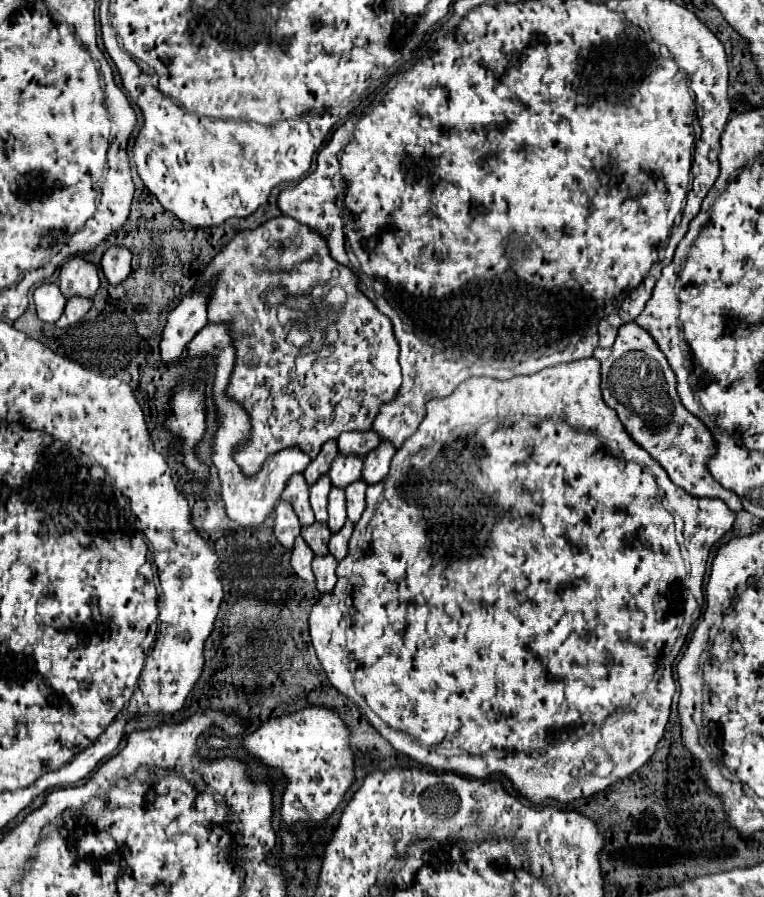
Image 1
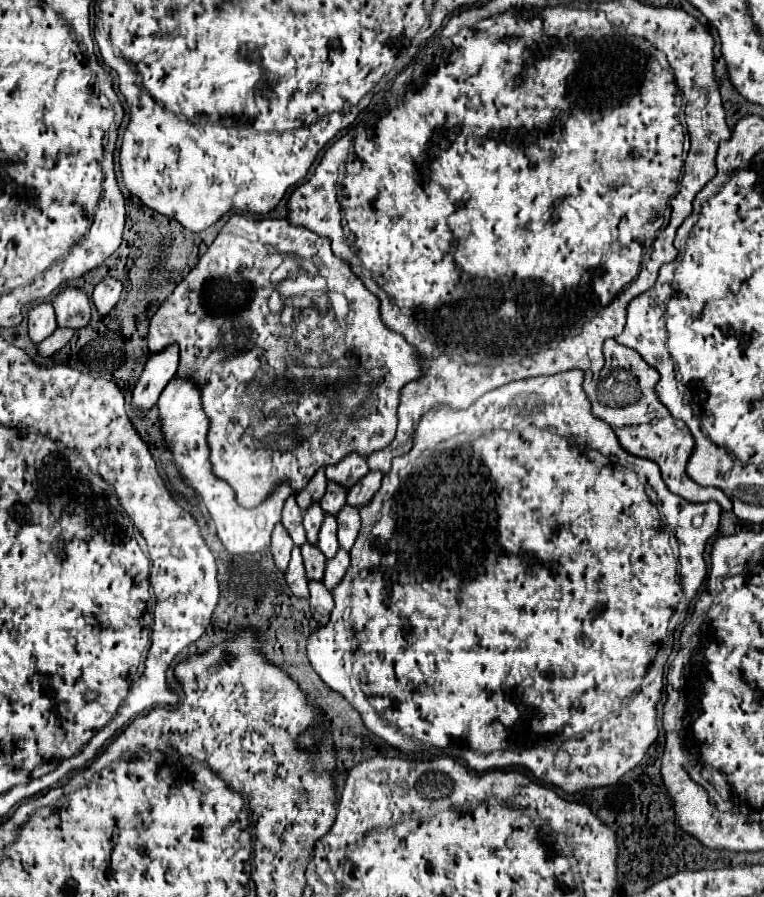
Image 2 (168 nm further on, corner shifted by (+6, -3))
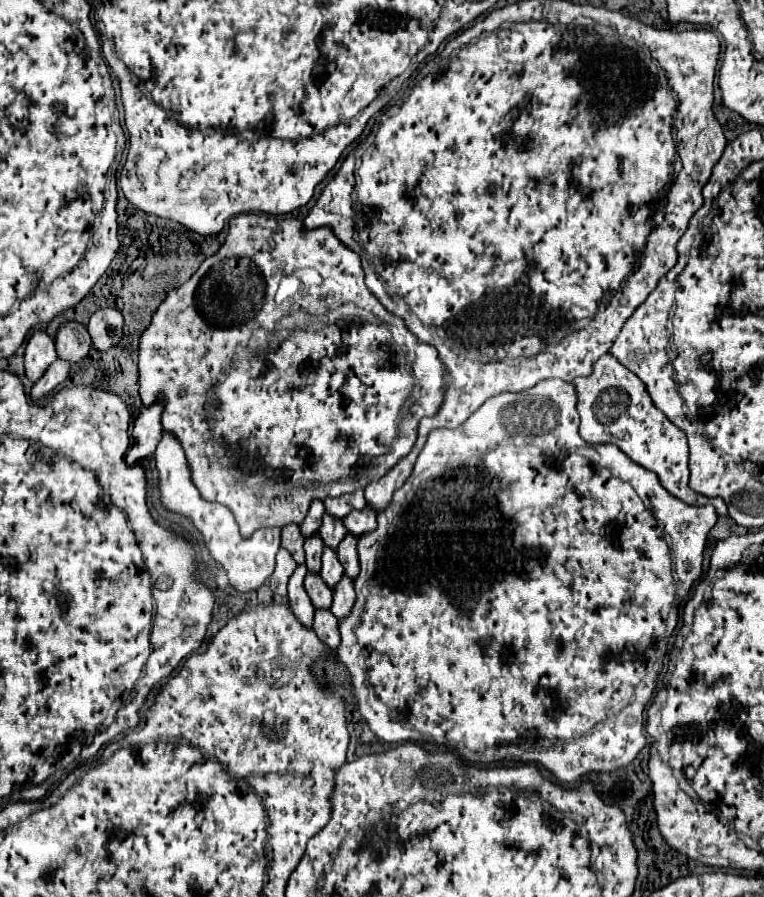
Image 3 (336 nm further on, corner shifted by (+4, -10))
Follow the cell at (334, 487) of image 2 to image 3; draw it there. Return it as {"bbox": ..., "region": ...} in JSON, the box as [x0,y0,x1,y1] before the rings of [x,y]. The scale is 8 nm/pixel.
{"bbox":[320,515,346,549],"region":[[[324,515],[322,527],[320,527],[320,537],[322,537],[324,545],[330,549],[336,549],[340,545],[340,541],[344,539],[344,535],[346,535],[346,529],[344,529],[342,521],[334,519],[330,515]]]}

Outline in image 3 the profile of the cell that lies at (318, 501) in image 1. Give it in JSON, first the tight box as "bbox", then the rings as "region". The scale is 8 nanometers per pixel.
{"bbox":[304,533,324,573],"region":[[[318,533],[312,535],[312,539],[306,539],[304,551],[306,551],[306,567],[308,567],[308,571],[318,573],[320,565],[322,565],[322,551],[324,551],[324,543],[322,543]]]}

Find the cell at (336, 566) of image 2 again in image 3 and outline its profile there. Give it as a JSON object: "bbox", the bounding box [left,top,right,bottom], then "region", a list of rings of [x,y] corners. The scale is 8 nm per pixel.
{"bbox":[330,577,356,619],"region":[[[342,577],[342,581],[336,585],[334,589],[334,603],[330,607],[332,615],[336,619],[344,619],[344,615],[348,615],[348,611],[352,611],[356,601],[356,593],[354,593],[354,585],[350,577]]]}

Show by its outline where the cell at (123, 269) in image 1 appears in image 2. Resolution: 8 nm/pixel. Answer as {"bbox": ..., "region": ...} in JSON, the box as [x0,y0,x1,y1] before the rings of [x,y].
{"bbox":[94,278,122,316],"region":[[[104,278],[94,288],[94,304],[102,316],[114,308],[114,304],[120,298],[120,292],[122,292],[122,282],[118,278]]]}

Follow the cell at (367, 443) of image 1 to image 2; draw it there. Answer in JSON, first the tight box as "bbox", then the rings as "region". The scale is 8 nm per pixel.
{"bbox":[326,452,368,488],"region":[[[350,452],[350,456],[344,456],[340,464],[330,464],[326,468],[326,478],[334,480],[346,488],[354,486],[364,474],[368,472],[368,462],[358,452]]]}

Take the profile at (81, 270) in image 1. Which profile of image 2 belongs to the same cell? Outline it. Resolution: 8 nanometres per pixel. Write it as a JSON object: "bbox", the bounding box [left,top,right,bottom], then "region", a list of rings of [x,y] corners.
{"bbox":[54,286,90,328],"region":[[[66,286],[54,298],[54,310],[60,326],[82,328],[90,320],[90,298],[86,296],[84,288]]]}

